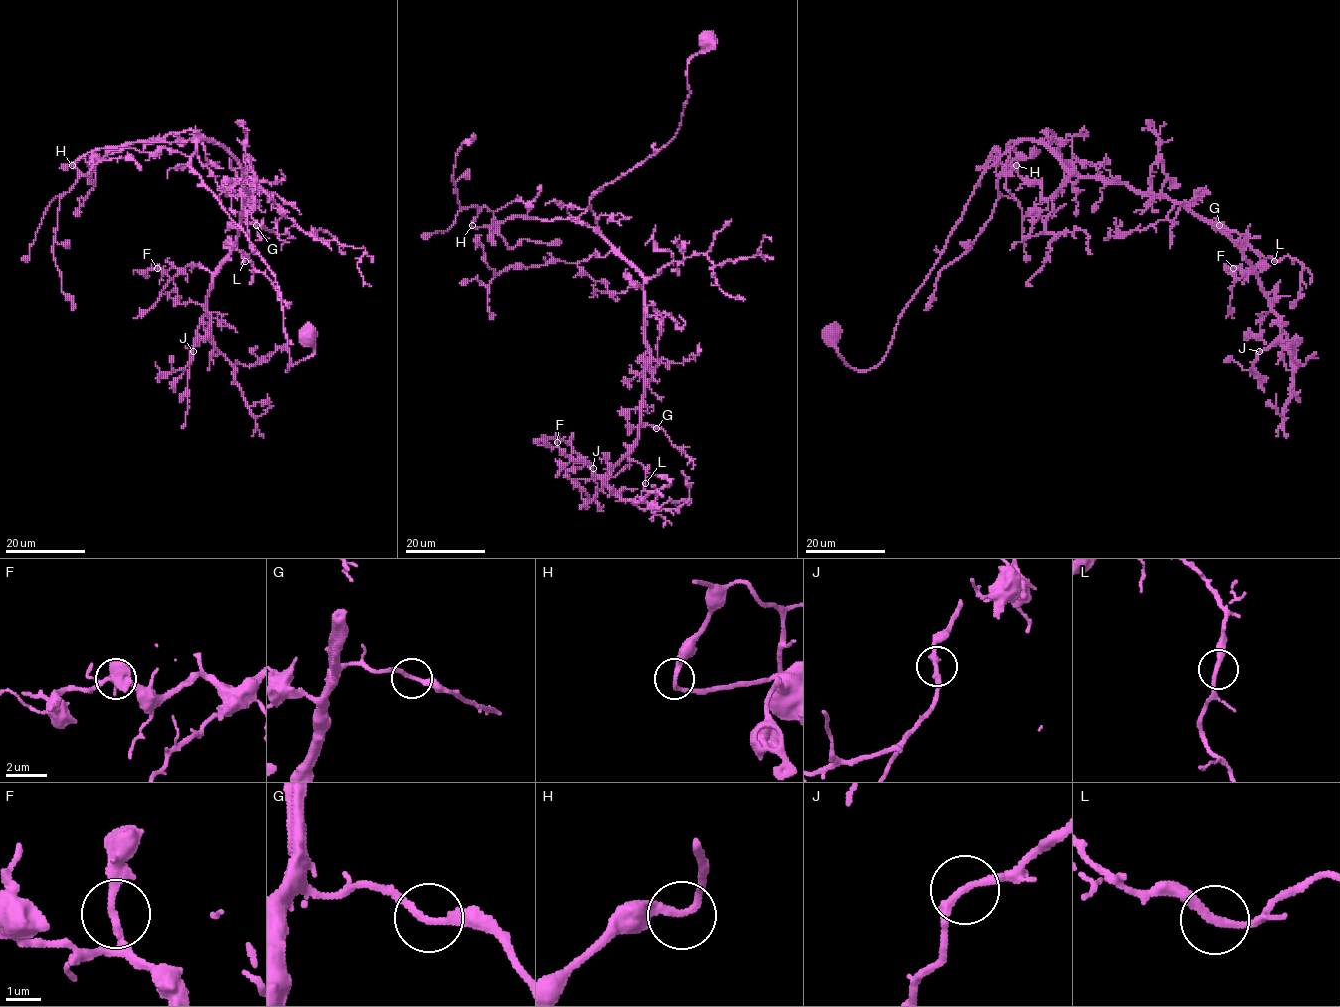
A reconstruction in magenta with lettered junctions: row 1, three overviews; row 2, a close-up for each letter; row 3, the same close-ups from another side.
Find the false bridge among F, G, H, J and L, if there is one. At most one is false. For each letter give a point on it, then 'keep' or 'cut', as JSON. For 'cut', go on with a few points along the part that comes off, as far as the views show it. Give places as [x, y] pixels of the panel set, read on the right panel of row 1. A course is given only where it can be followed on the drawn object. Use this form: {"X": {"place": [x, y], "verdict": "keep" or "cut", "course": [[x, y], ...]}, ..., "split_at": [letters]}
{"F": {"place": [1233, 268], "verdict": "keep"}, "G": {"place": [1219, 225], "verdict": "keep"}, "H": {"place": [1016, 165], "verdict": "keep"}, "J": {"place": [1259, 351], "verdict": "keep"}, "L": {"place": [1274, 261], "verdict": "keep"}, "split_at": []}

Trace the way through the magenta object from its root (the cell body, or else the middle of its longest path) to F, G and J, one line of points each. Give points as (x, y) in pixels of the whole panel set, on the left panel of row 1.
F: (309, 333), (287, 370), (276, 279), (190, 167), (218, 142), (249, 192), (236, 245), (213, 273), (157, 268)
G: (309, 333), (315, 351), (287, 370), (279, 285), (190, 167), (200, 141), (239, 164), (241, 222), (256, 225)
J: (309, 333), (315, 351), (287, 370), (279, 285), (190, 167), (200, 141), (231, 155), (249, 194), (193, 351)

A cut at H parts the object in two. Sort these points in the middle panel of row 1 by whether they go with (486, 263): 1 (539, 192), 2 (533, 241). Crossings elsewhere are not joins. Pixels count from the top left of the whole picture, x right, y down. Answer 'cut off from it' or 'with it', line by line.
1: cut off from it
2: cut off from it

